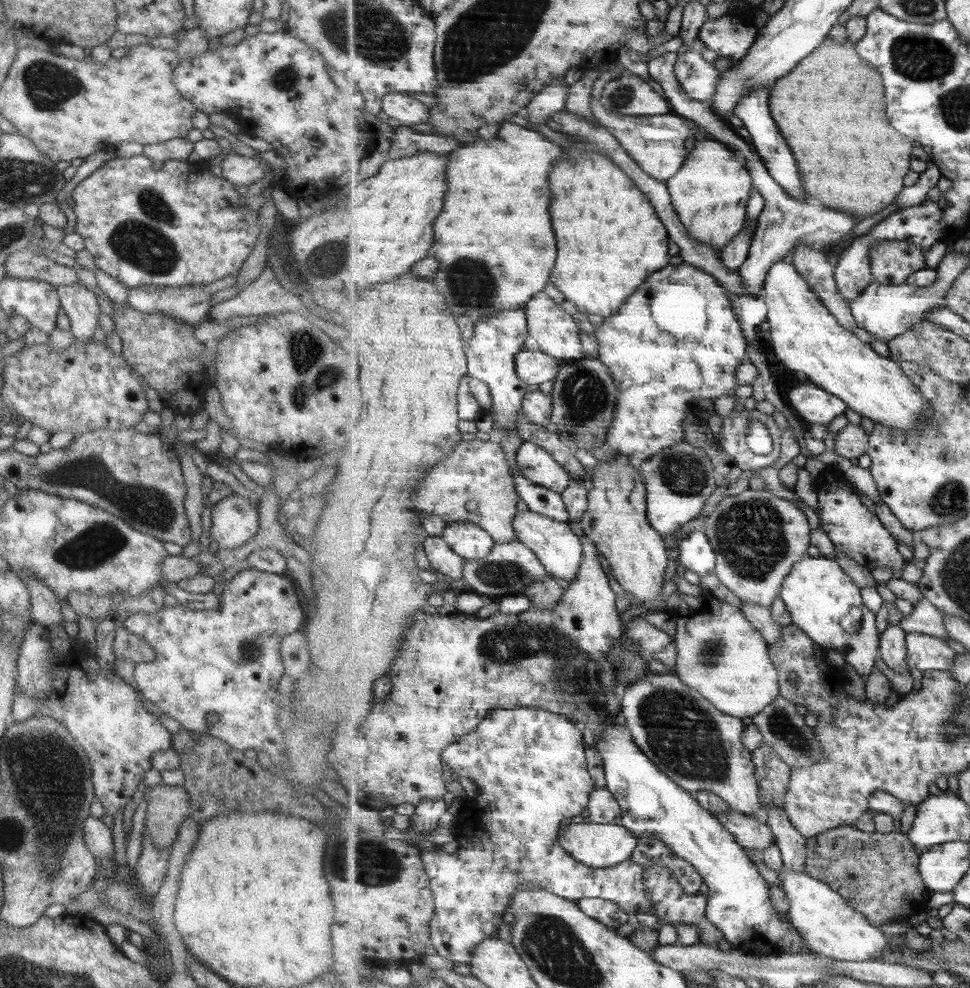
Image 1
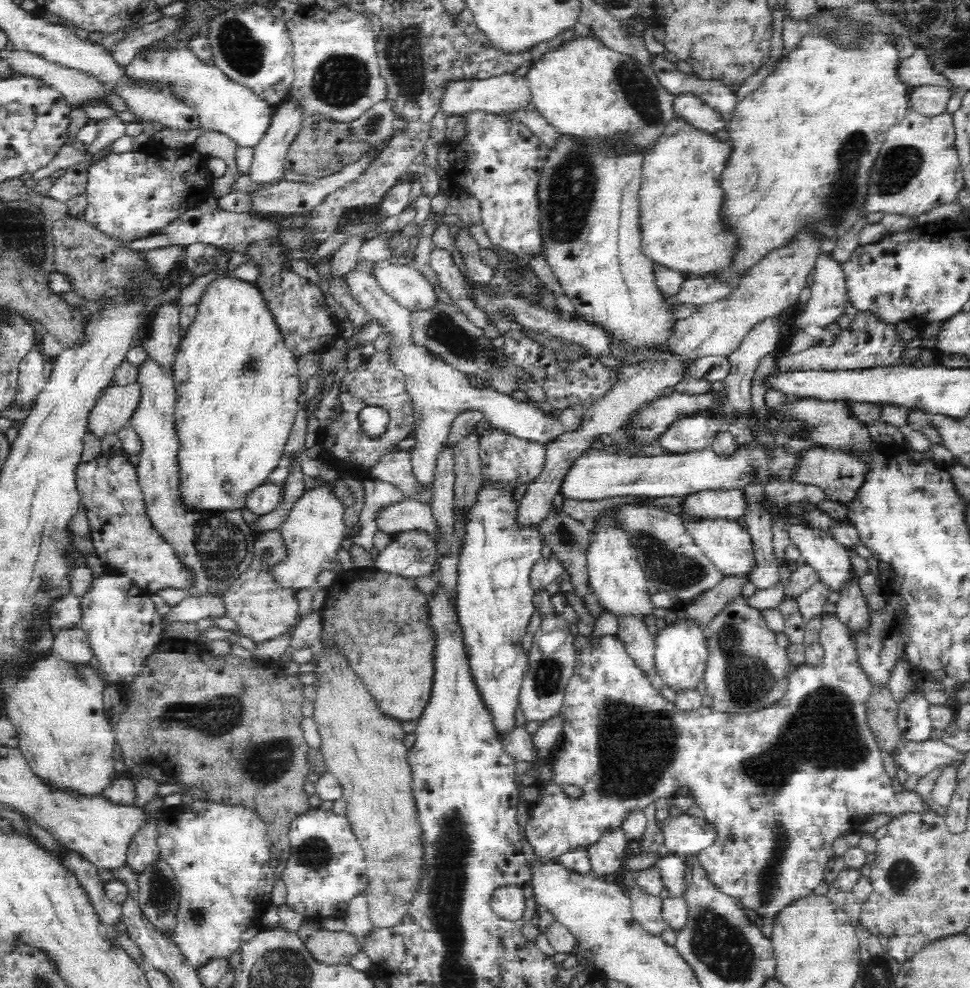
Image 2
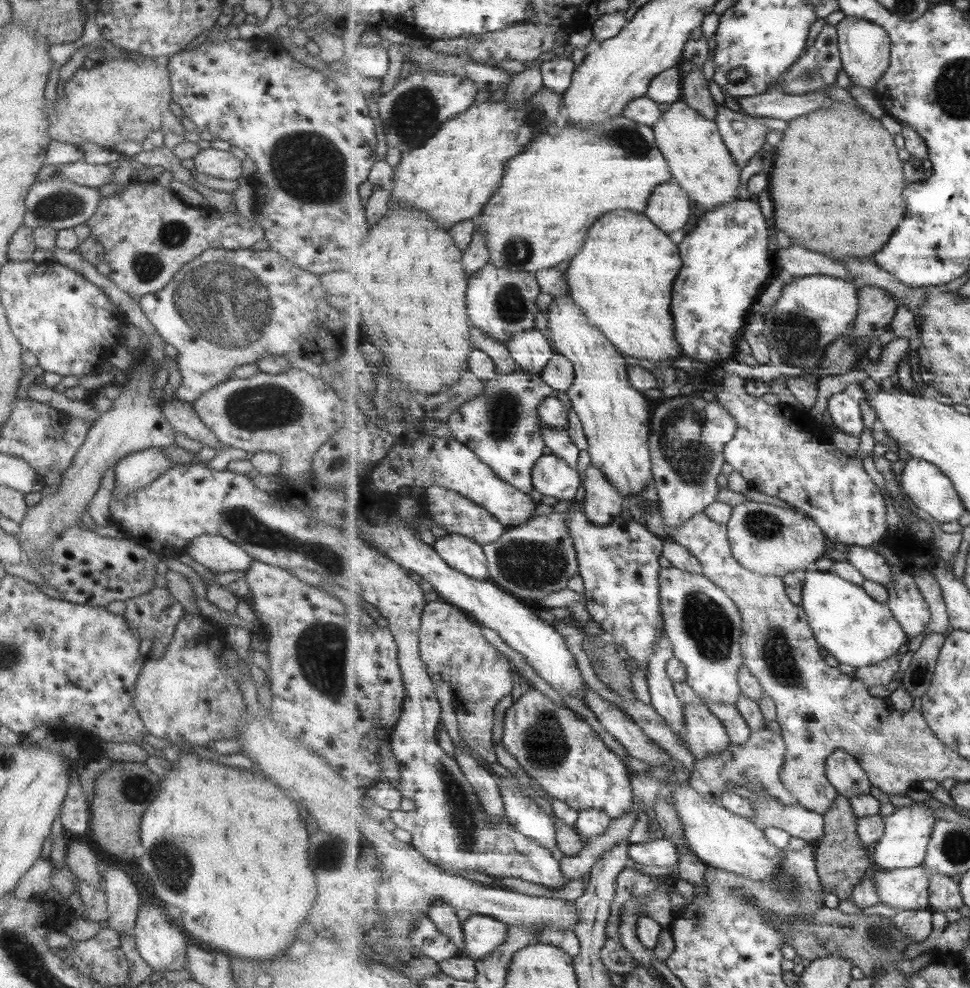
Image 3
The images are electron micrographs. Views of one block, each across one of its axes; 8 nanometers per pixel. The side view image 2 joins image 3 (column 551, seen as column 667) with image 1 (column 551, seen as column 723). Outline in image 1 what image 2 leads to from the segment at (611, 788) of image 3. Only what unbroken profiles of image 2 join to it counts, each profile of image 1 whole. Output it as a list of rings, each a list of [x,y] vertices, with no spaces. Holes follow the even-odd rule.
[[[499,707],[487,713],[479,728],[443,750],[442,766],[475,781],[480,792],[478,796],[465,799],[460,809],[457,851],[452,854],[441,850],[422,851],[431,890],[434,890],[436,898],[435,917],[431,923],[432,946],[443,958],[459,964],[471,964],[475,947],[488,938],[499,937],[499,929],[504,923],[503,914],[512,912],[515,893],[531,883],[570,901],[603,898],[615,902],[632,918],[640,909],[653,913],[653,899],[643,883],[643,865],[630,859],[609,868],[588,867],[575,860],[559,842],[563,820],[588,810],[591,794],[597,788],[587,770],[586,738],[586,731],[567,715],[539,707]]]

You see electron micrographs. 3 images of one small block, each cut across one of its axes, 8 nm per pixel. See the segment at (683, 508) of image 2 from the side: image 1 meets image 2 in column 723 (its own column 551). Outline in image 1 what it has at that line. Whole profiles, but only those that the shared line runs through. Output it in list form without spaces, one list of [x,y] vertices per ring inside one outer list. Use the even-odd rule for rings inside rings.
[[[517,463],[511,466],[511,470],[515,479],[515,487],[517,487],[517,494],[527,504],[528,510],[553,518],[556,522],[569,523],[570,515],[562,493],[537,486],[529,478],[523,476]]]

